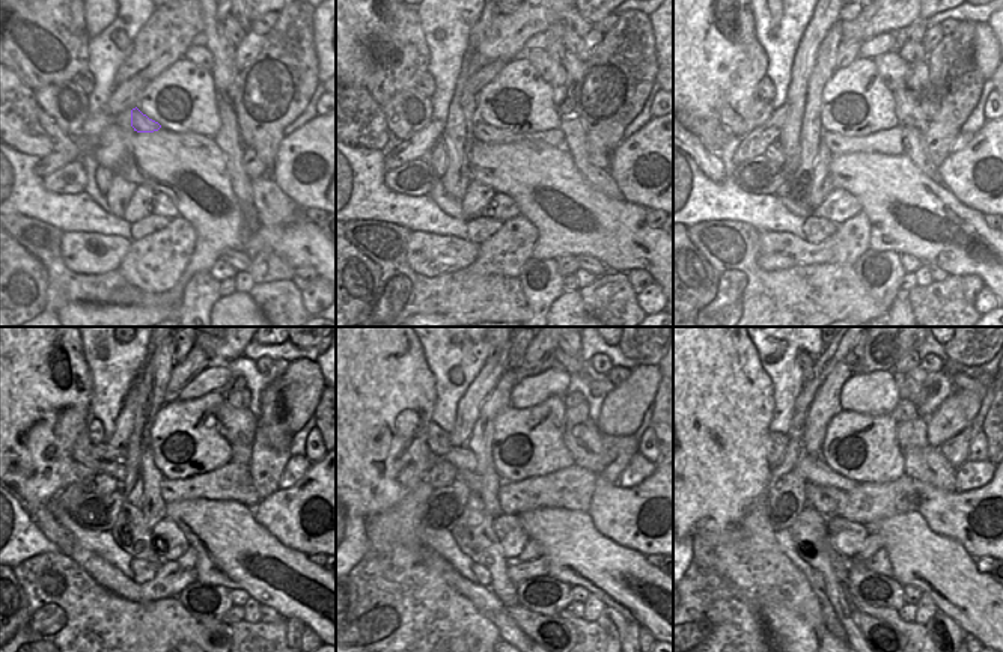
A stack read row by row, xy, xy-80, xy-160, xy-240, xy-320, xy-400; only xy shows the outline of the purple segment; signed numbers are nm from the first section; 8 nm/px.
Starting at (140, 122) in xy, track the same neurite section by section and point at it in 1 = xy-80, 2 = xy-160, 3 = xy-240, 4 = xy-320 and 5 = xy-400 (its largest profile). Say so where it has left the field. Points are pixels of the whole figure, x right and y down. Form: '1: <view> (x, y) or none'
1: xy-80 (482, 131)
2: xy-160 (889, 142)
3: xy-240 (234, 481)
4: xy-320 (573, 488)
5: xy-400 (869, 502)

